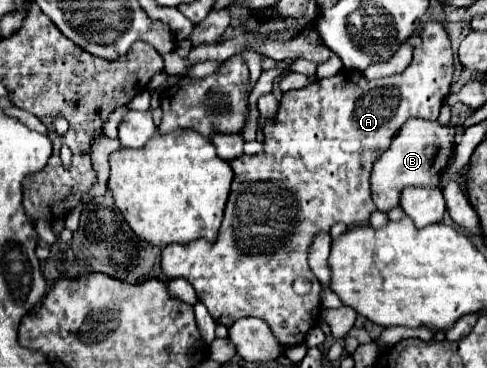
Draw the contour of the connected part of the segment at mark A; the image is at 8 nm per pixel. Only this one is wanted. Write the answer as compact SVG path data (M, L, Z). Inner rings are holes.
M426 22L424 28L420 30L420 36L422 36L422 46L420 48L414 48L414 58L412 58L412 64L400 74L400 76L390 76L390 78L382 78L382 80L364 80L364 76L360 72L354 72L354 70L342 70L338 72L336 76L332 78L326 78L326 80L316 80L304 88L298 88L298 90L290 90L290 92L284 92L282 94L282 100L280 100L280 110L278 114L274 116L274 120L270 124L264 126L264 152L262 154L254 154L254 156L240 156L236 160L230 162L232 170L234 170L234 180L232 180L232 188L230 188L230 196L228 196L228 204L224 208L224 220L222 220L222 226L218 230L218 238L214 244L208 244L206 240L196 240L196 242L190 242L190 244L168 244L162 248L162 274L168 278L168 280L176 280L176 278L184 278L188 280L196 294L198 294L198 300L208 308L210 316L218 322L218 324L224 324L226 328L230 328L240 316L256 316L256 318L262 318L274 338L280 342L282 348L292 348L292 346L300 346L304 344L306 340L306 334L316 326L318 318L320 318L320 282L314 278L310 266L308 266L308 252L310 252L310 246L312 246L312 240L318 232L328 232L334 224L346 224L348 228L354 228L354 226L364 226L368 224L372 212L376 210L374 202L372 202L372 194L370 194L370 170L372 170L372 164L376 162L376 158L390 146L394 134L402 128L402 124L410 118L426 118L426 120L436 120L438 114L440 114L440 108L442 108L442 102L444 98L448 96L450 92L450 82L452 82L452 72L454 72L454 60L452 60L452 50L450 50L450 38L448 38L448 32L444 30L444 26L440 22ZM296 278L306 278L312 282L312 290L310 294L306 296L298 296L294 294L292 290L292 282Z

